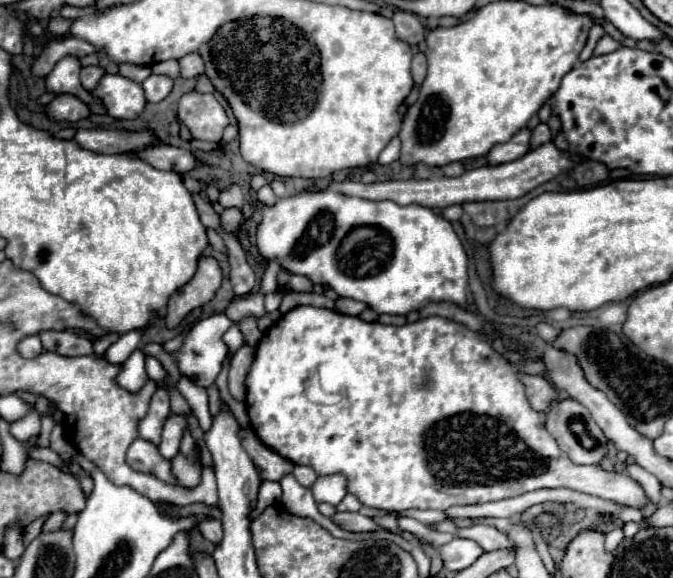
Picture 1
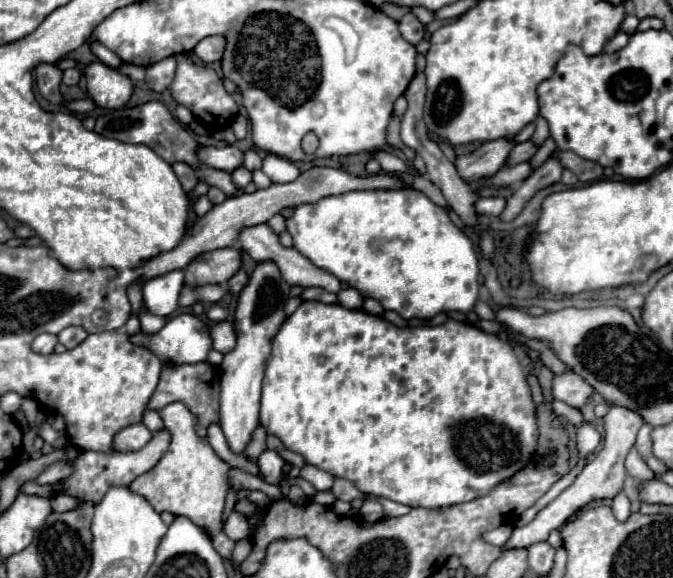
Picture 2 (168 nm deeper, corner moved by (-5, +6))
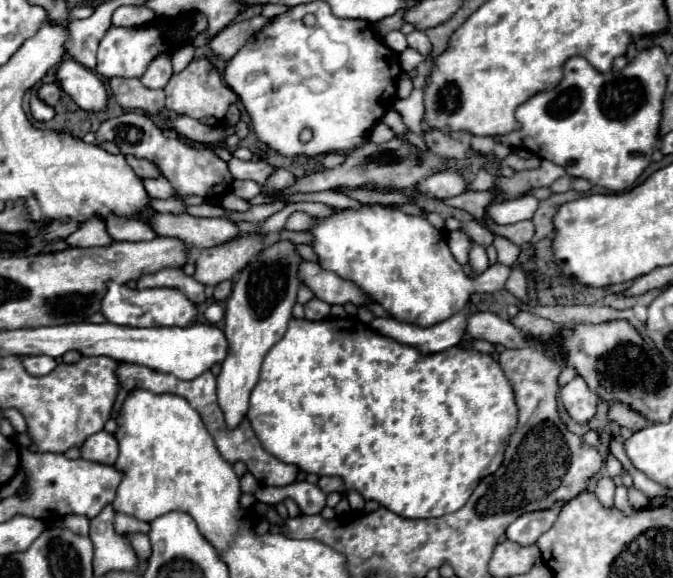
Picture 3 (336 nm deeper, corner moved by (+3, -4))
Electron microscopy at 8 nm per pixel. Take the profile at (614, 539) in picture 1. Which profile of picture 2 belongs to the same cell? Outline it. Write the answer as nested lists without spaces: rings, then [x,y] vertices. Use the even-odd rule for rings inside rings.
[[[620,492],[620,494],[612,500],[612,512],[614,512],[614,516],[616,516],[618,522],[628,520],[628,516],[630,516],[630,500],[626,498],[624,492]]]

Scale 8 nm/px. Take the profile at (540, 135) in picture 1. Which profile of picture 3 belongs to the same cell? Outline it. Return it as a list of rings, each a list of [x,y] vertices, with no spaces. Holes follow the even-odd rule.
[[[482,170],[468,182],[468,190],[488,190],[490,186],[494,186],[494,180],[496,180],[496,174]]]

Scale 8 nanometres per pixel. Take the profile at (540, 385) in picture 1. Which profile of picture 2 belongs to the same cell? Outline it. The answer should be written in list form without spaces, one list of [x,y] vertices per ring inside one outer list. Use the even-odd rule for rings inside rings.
[[[574,372],[554,374],[554,378],[552,378],[552,386],[550,386],[552,398],[562,400],[574,408],[580,408],[588,400],[590,392],[592,392],[592,388],[582,380],[582,376],[574,374]]]

